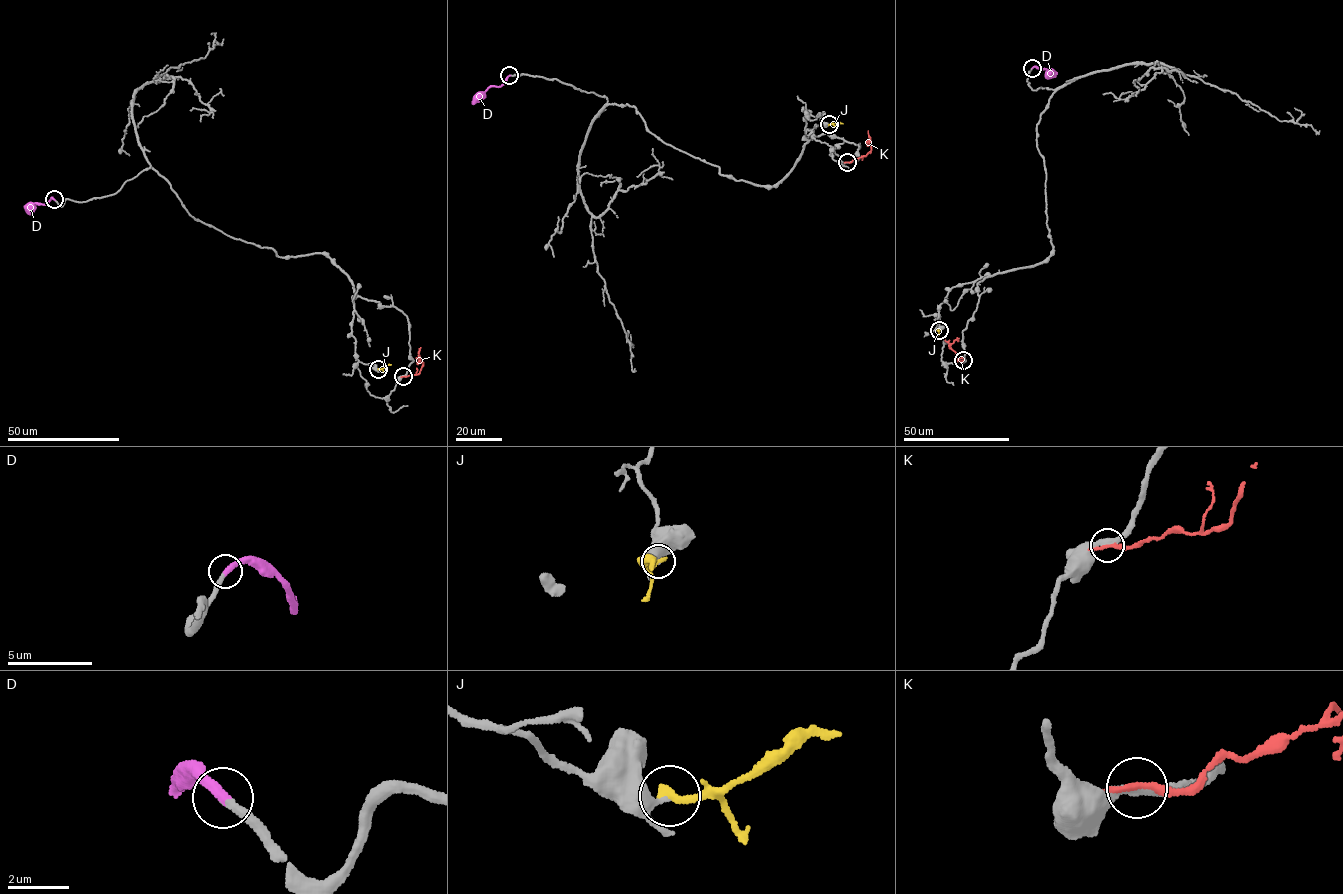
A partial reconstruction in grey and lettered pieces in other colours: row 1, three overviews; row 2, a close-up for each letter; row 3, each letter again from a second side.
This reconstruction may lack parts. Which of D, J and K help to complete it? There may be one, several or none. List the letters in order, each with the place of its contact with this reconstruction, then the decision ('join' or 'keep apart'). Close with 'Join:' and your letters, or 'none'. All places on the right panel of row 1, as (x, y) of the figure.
D: (1032, 68) | join
J: (939, 330) | keep apart
K: (963, 360) | keep apart
Join: D

